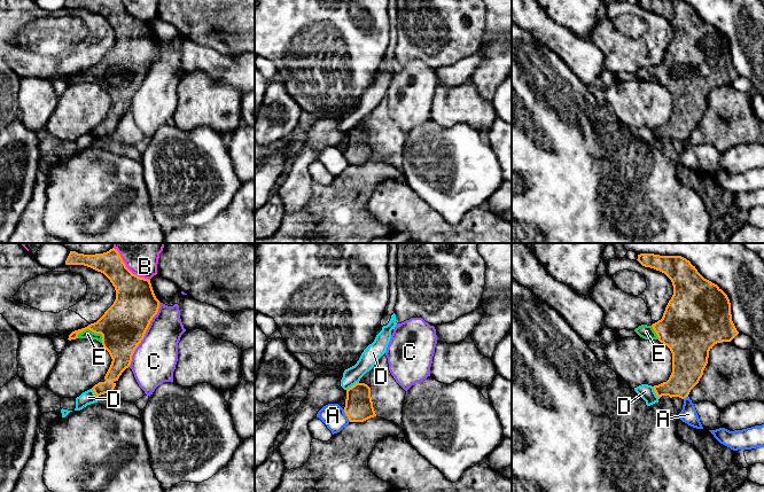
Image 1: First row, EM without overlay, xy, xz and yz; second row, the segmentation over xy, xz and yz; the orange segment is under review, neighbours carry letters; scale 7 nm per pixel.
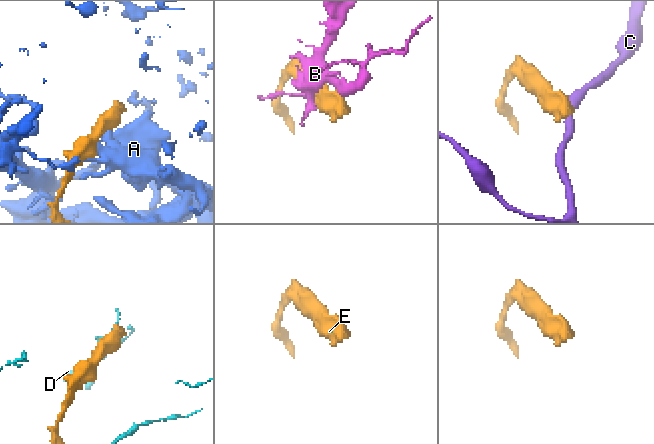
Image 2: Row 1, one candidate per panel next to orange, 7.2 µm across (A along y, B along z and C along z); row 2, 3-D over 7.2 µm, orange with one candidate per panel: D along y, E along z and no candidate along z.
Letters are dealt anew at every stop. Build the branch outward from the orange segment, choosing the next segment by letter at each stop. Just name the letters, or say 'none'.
E

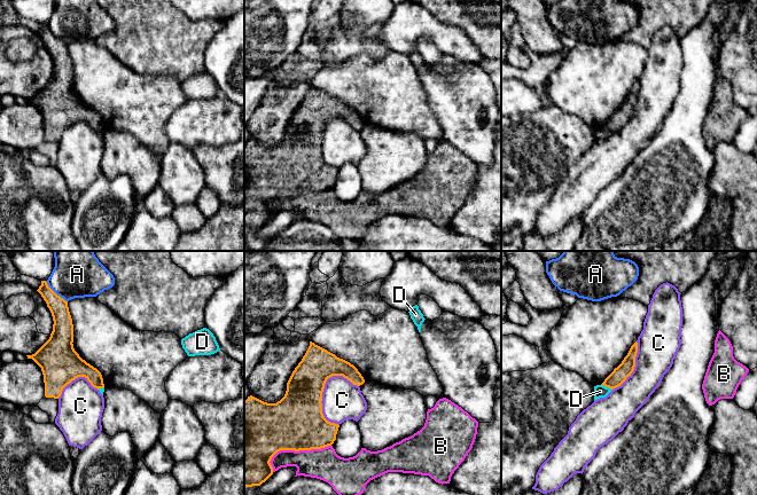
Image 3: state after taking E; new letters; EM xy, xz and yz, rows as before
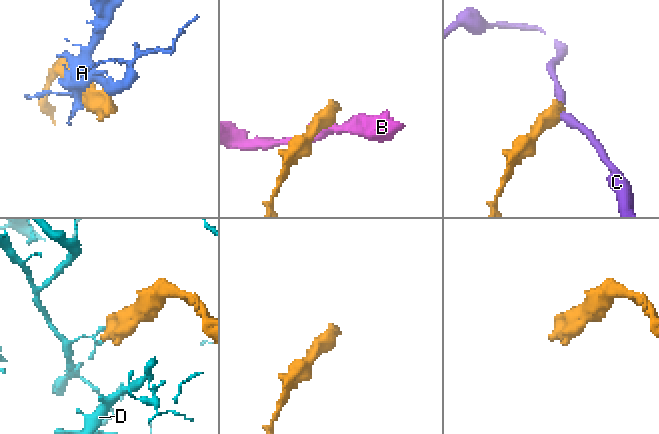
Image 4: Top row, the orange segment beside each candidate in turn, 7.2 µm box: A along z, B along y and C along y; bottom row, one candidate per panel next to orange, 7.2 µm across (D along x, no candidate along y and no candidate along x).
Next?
none

